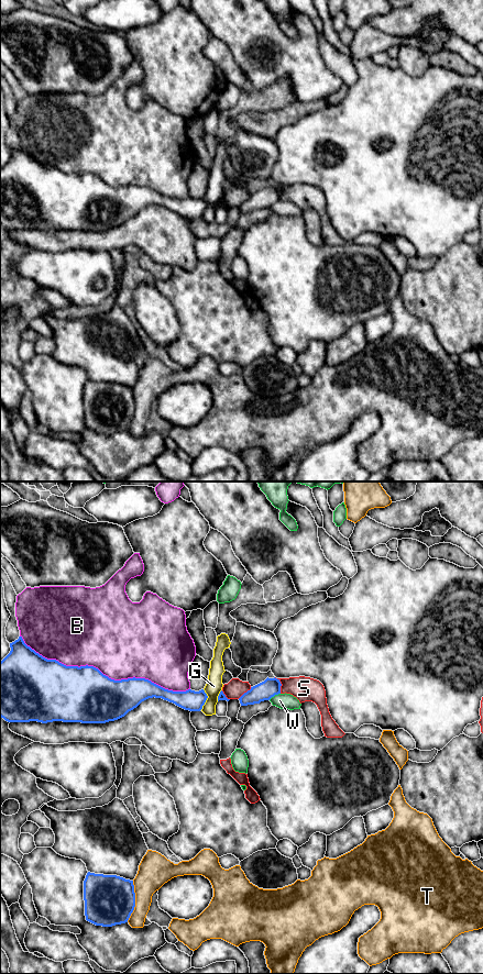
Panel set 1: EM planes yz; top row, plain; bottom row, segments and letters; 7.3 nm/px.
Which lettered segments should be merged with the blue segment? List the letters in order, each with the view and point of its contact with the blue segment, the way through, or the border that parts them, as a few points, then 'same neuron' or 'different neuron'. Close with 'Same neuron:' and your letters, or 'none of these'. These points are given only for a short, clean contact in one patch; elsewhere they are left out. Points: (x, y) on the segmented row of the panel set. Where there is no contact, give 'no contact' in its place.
B: contact yz (102, 674); different neuron
G: contact yz (206, 699); different neuron
S: contact yz (281, 685); different neuron
T: contact yz (134, 901); different neuron
W: contact yz (274, 695); different neuron
Same neuron: none of these

